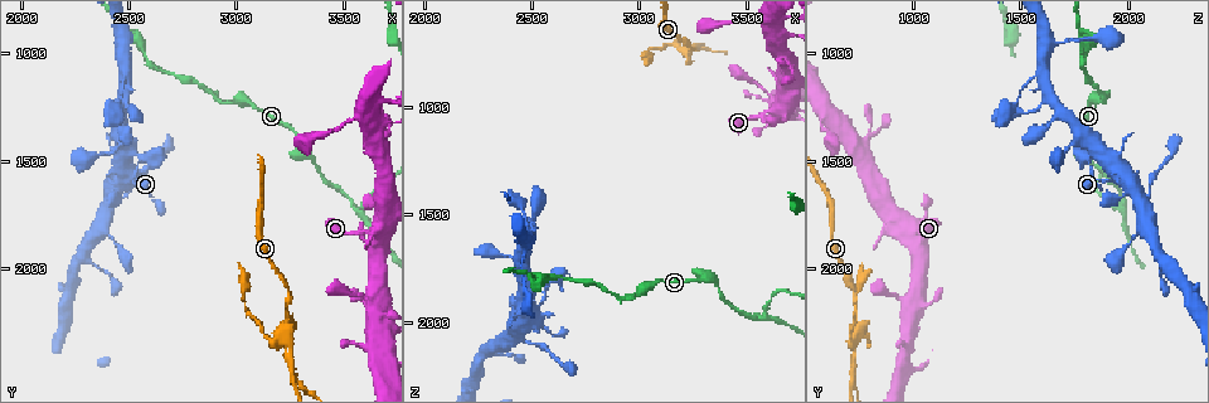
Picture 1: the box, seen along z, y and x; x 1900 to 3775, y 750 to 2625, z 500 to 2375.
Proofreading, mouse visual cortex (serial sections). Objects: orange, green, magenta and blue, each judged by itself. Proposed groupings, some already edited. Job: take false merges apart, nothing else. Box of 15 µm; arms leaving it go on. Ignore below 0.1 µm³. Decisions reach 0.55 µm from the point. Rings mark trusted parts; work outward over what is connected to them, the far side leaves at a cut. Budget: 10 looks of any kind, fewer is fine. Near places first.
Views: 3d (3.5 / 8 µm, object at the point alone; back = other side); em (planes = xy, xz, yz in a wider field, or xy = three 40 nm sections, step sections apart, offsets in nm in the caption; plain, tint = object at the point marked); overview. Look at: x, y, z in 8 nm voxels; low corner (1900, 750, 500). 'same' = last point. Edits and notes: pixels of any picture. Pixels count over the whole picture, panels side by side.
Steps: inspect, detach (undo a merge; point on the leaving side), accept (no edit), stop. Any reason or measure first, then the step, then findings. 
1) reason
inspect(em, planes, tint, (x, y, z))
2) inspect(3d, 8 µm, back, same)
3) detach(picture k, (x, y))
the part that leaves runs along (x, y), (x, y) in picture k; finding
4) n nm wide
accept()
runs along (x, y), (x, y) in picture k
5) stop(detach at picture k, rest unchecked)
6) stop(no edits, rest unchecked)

sharp bend
inspect(3d, 8 µm, (2610, 1480, 1790))

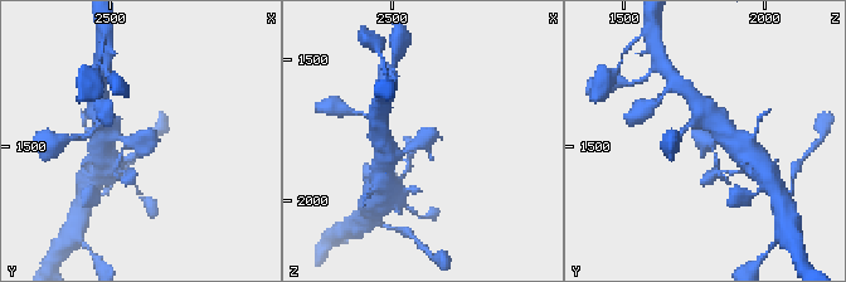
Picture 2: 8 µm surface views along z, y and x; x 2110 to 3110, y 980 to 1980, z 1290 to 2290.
inspect(3d, 3.5 µm, (2600, 1470, 1790))

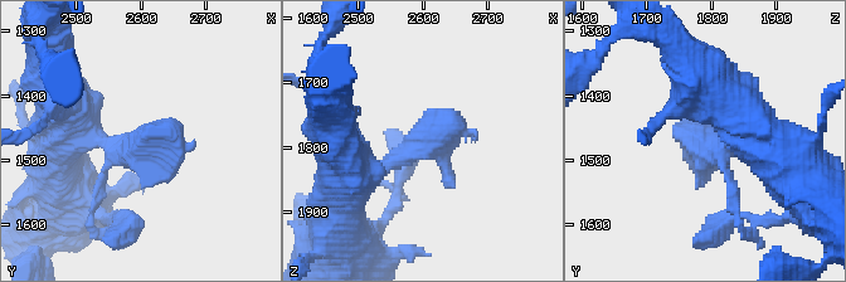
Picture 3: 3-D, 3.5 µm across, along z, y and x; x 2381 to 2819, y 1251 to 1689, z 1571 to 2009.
inspect(em, xy, step 1, tint, (2605, 1475, 1790))

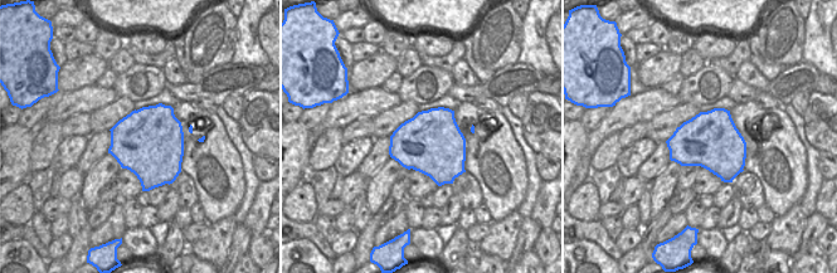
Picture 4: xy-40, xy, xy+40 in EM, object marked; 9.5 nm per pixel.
accept()
runs along (63, 124), (151, 146), (140, 189) in picture 3; one cell here

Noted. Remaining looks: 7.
abrupt turn
inspect(3d, 3.5 µm, (3220, 2290, 740))

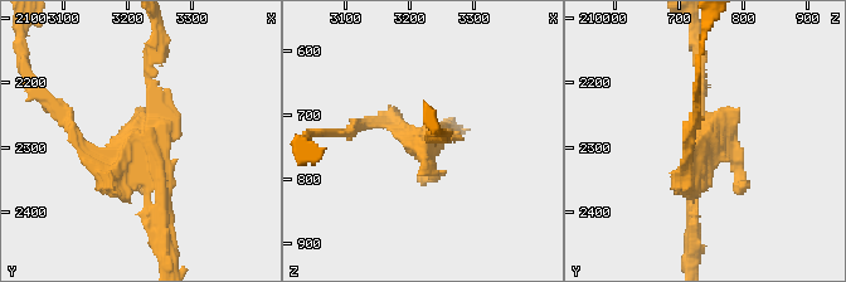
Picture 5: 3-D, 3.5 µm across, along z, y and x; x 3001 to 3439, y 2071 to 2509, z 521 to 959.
need the tissue
inspect(em, planes, tint, (3220, 2295, 745))

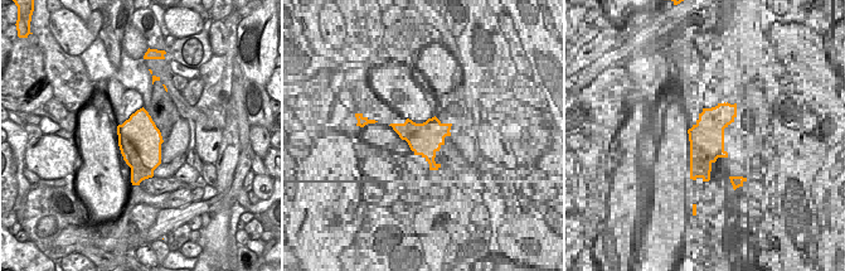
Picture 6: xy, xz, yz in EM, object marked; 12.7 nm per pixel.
inspect(em, xy, step 2, tint, same)

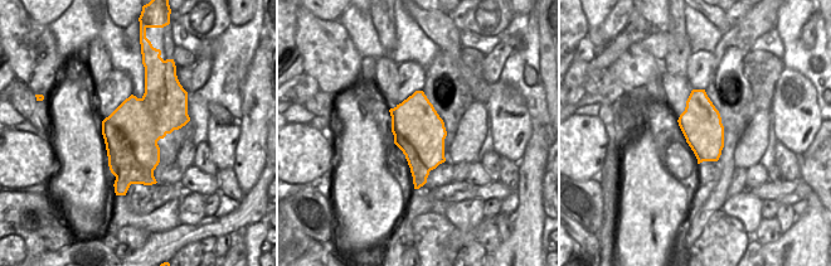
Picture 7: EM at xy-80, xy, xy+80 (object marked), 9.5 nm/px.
detach(picture 5, (679, 190))
the part that leaves runs along (139, 144), (100, 171), (66, 121) in picture 5; a second cell is stuck on

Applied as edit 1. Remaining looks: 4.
see it whole again
inspect(overview)

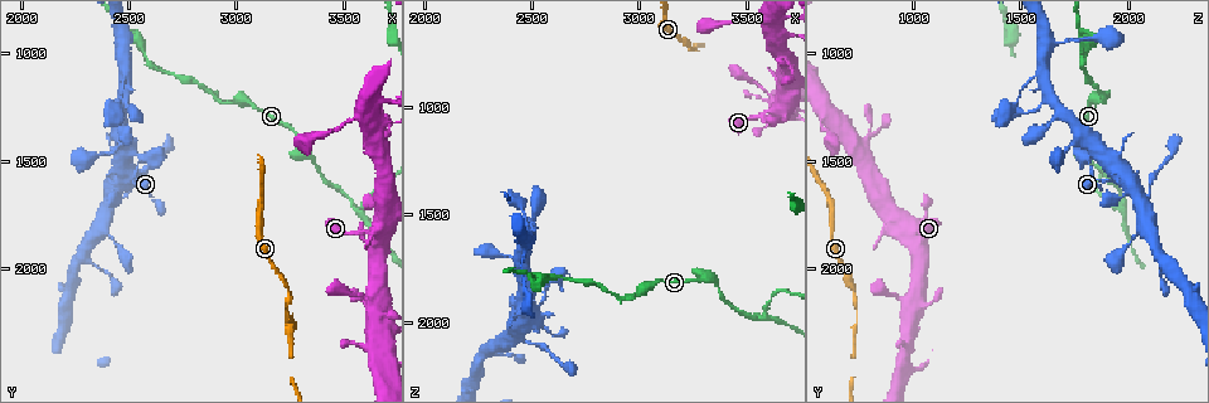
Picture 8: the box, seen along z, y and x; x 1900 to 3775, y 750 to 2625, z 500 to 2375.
four-way junction
inspect(em, xy, step 2, tint, (3700, 2270, 990))

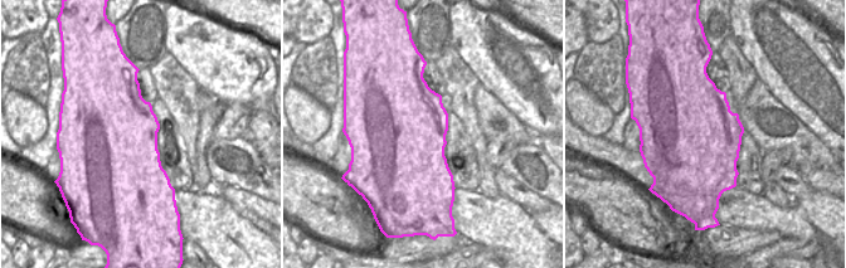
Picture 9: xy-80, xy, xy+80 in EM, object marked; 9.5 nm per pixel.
see where the arms go
inspect(3d, 3.5 µm, same)

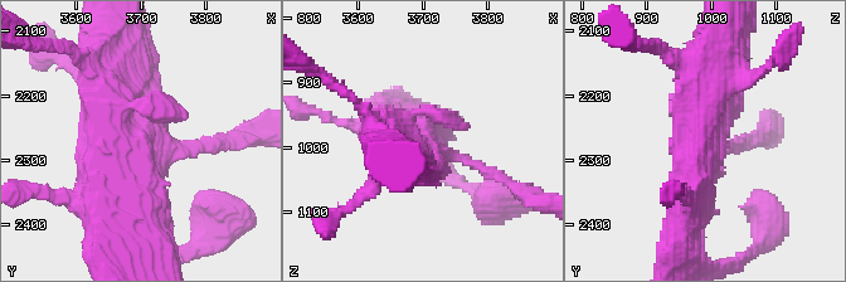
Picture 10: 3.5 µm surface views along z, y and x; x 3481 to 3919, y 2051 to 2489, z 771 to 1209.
950 nm wide
accept()
runs along (719, 64), (700, 102), (686, 223) in picture 10; one cell here

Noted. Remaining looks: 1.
stop(detach at picture 5, rest unchecked)

